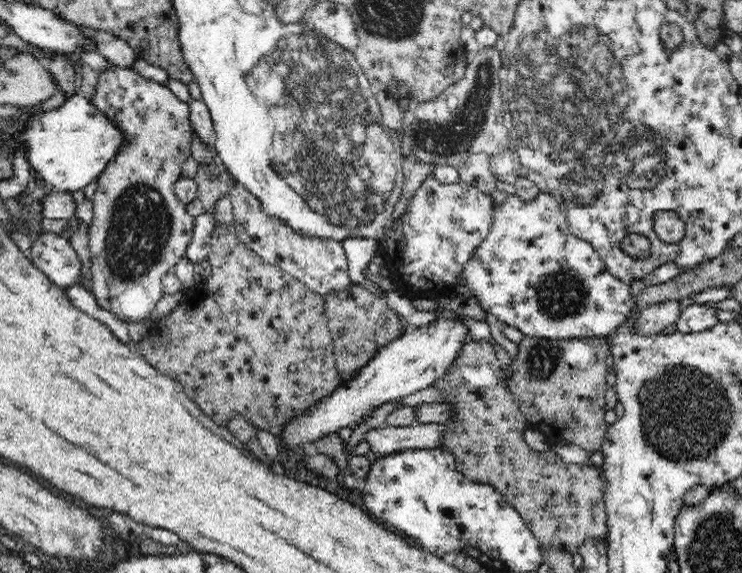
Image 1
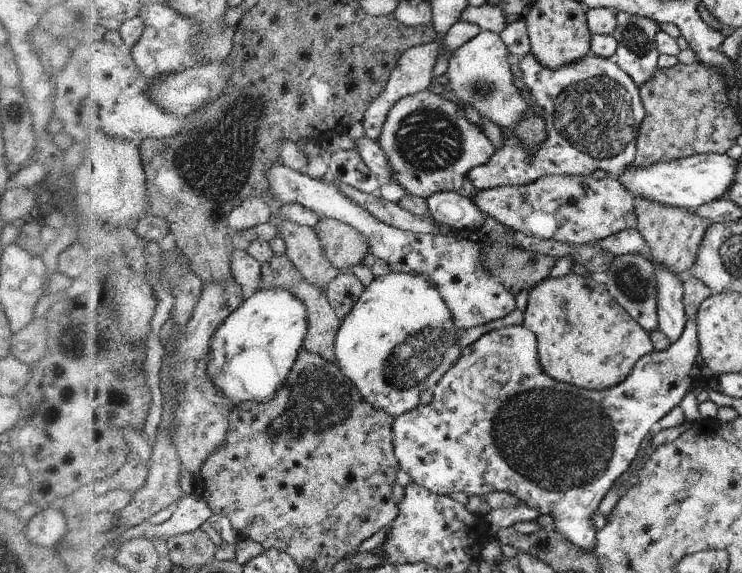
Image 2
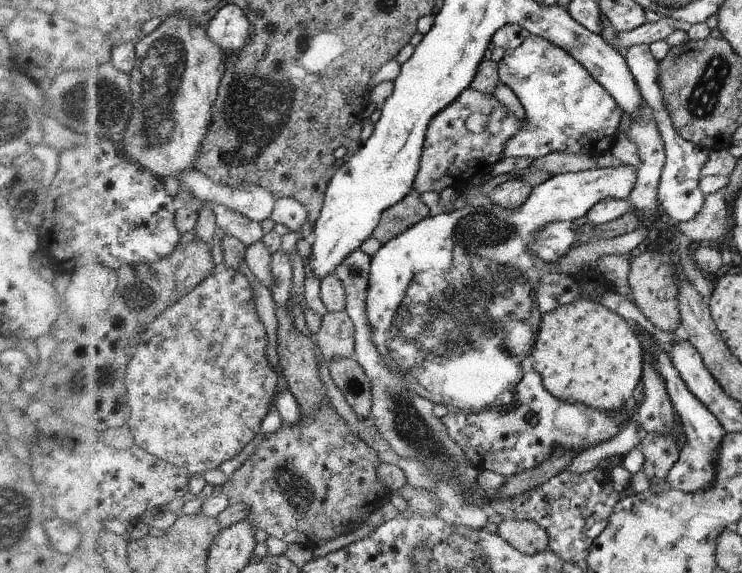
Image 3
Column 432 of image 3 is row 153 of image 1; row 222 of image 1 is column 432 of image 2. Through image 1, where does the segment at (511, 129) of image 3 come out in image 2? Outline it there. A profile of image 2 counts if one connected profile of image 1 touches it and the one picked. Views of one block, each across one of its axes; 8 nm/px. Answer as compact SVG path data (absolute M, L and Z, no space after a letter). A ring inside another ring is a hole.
M429 88L401 98L390 108L377 141L387 156L392 181L401 184L411 195L425 199L438 191L460 190L468 173L474 167L488 163L496 152L484 132L466 120L460 106Z

